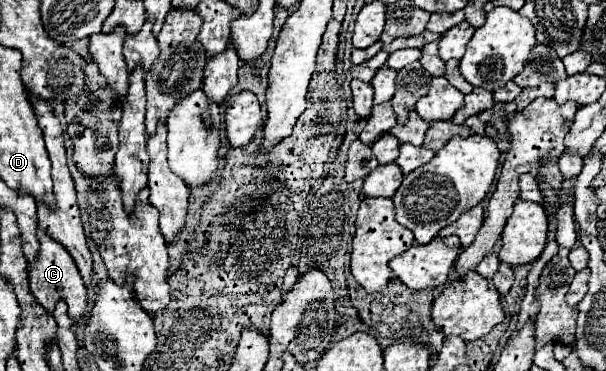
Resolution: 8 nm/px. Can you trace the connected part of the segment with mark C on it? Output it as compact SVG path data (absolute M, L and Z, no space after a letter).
M38 228L36 236L40 242L40 250L38 250L38 258L30 264L30 290L32 290L32 294L48 312L52 312L56 302L60 298L64 298L68 304L70 318L80 320L84 310L86 310L86 286L82 282L82 276L76 268L74 258L66 252L66 248L60 242L52 240L42 228Z

